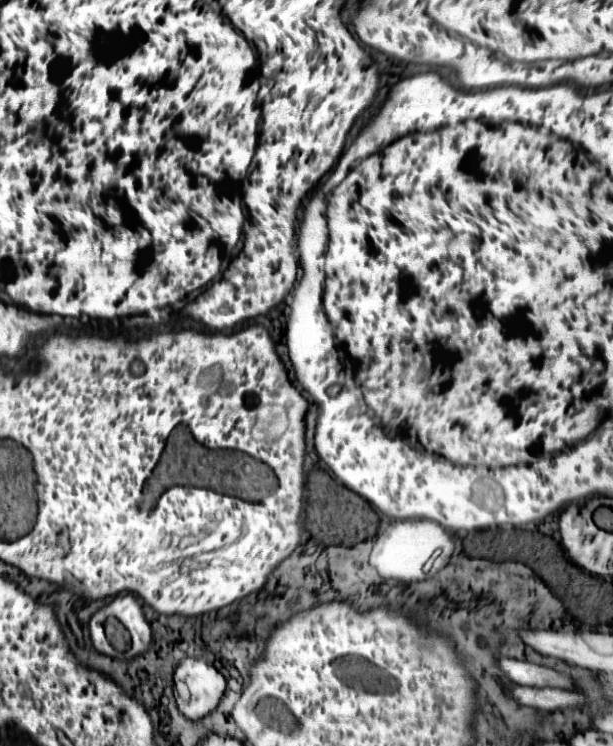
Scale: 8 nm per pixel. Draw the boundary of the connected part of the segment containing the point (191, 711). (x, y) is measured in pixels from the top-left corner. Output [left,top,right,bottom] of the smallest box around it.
[175,659,225,721]

